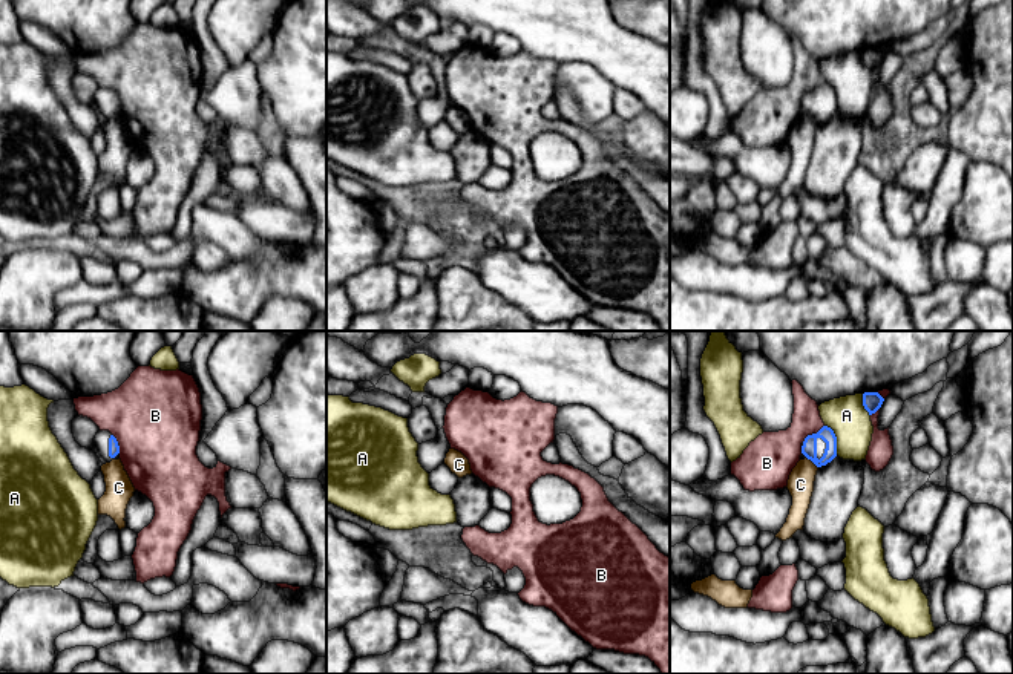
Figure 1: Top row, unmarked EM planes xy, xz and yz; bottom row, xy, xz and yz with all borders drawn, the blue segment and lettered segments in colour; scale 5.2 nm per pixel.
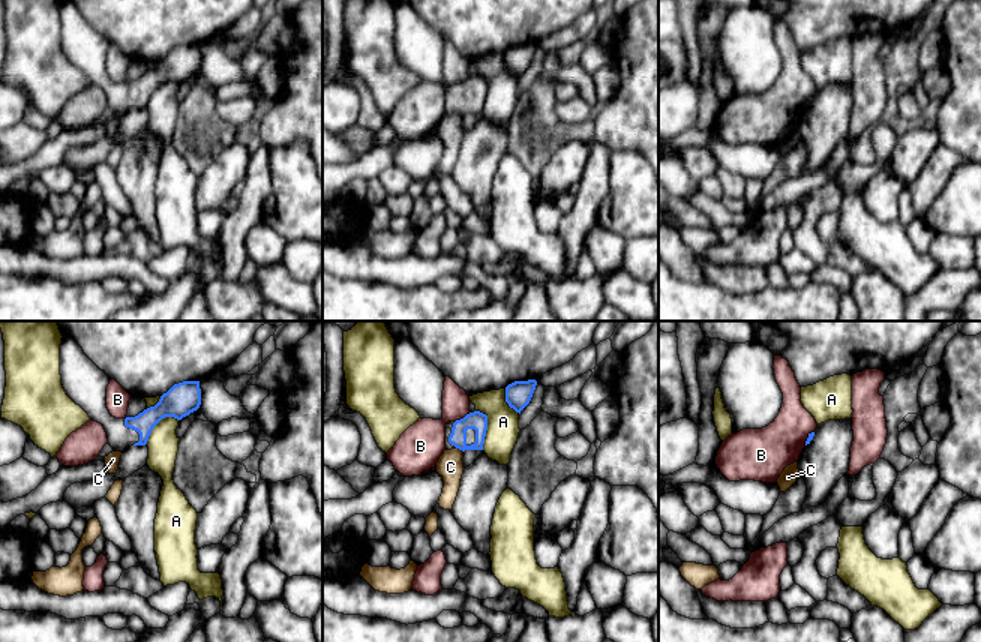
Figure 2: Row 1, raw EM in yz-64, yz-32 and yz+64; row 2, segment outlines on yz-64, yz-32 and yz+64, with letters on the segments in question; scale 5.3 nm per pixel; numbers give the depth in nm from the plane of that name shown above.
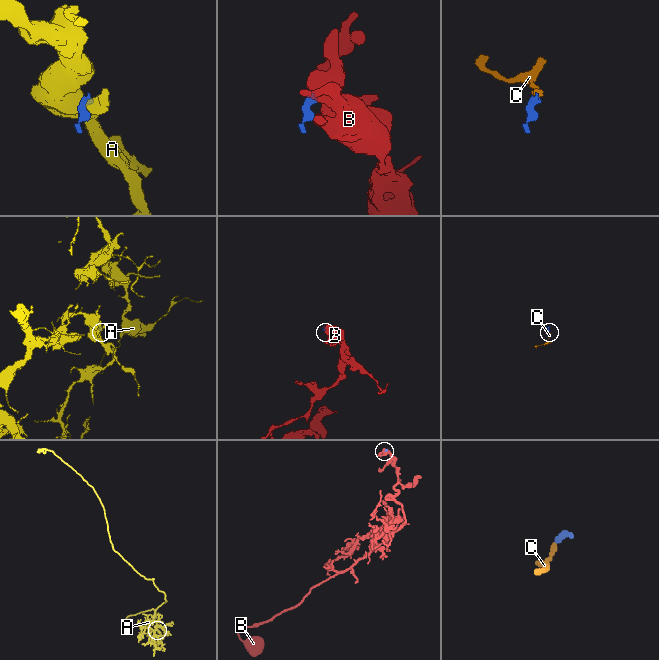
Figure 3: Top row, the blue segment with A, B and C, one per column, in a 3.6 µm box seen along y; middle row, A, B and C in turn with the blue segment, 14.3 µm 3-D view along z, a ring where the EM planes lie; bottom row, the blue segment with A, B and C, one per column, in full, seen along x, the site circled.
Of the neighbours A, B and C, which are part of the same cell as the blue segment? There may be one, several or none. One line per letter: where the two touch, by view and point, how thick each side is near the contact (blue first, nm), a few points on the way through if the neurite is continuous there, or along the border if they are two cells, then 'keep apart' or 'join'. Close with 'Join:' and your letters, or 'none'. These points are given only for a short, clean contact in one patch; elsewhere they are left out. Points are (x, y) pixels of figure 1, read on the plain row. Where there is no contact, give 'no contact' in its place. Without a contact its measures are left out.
A: meets blue in yz at (835, 95); 80 nm thick on the blue side, 200 nm on the other; border along yz (825, 81), (835, 94), (837, 111); keep apart
B: meets blue in yz at (813, 91); 80 nm thick on the blue side, 260 nm on the other; keep apart
C: meets blue in yz at (813, 118); 80 nm thick on the blue side, 140 nm on the other; border along yz (806, 114), (817, 124); keep apart
Join: none

